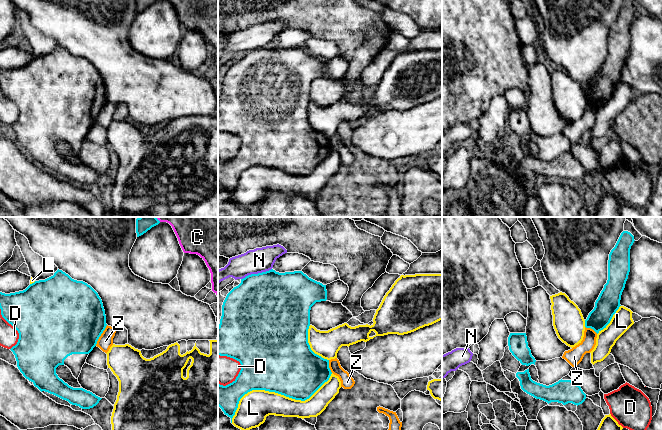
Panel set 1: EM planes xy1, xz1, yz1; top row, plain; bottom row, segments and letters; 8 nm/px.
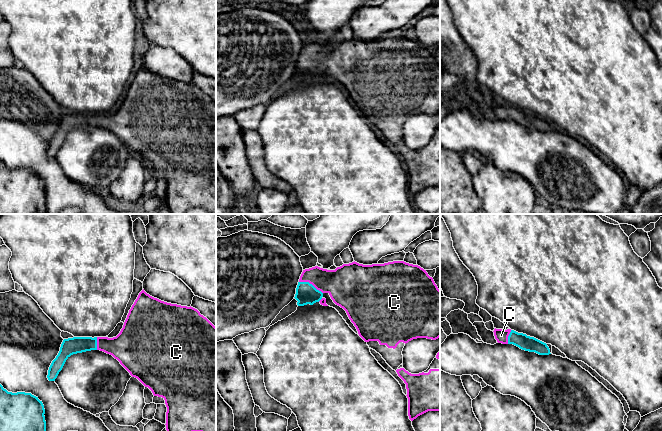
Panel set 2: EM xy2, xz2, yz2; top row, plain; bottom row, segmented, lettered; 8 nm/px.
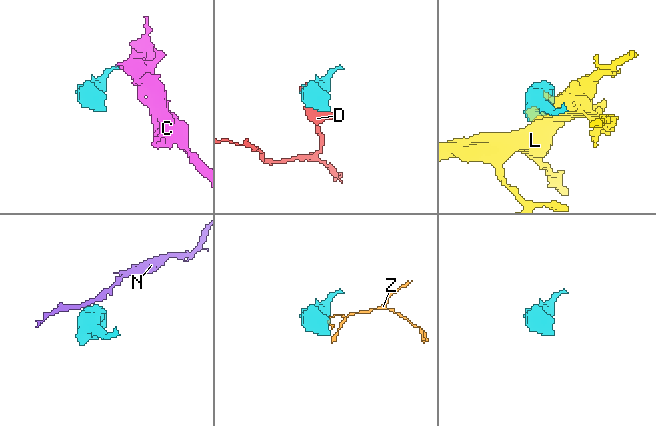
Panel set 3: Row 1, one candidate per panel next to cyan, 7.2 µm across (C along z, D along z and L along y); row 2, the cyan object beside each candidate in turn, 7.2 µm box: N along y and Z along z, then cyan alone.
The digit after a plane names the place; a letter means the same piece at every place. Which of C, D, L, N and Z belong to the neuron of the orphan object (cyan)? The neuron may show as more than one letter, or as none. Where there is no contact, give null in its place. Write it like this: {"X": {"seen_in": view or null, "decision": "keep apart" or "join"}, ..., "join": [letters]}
{"C": {"seen_in": "xz2", "decision": "join"}, "D": {"seen_in": "xy1", "decision": "keep apart"}, "L": {"seen_in": "xz1", "decision": "keep apart"}, "N": {"seen_in": "xz1", "decision": "keep apart"}, "Z": {"seen_in": "xy1", "decision": "keep apart"}, "join": ["C"]}

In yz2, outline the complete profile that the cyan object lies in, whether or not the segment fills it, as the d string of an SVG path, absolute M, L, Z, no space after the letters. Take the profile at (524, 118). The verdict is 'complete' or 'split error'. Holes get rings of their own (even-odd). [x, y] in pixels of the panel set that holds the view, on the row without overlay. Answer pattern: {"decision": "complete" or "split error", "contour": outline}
{"decision": "split error", "contour": "M494 105L494 112L498 119L513 120L522 126L535 128L539 131L549 131L550 125L546 119L527 112L523 109L518 109L511 105Z"}

